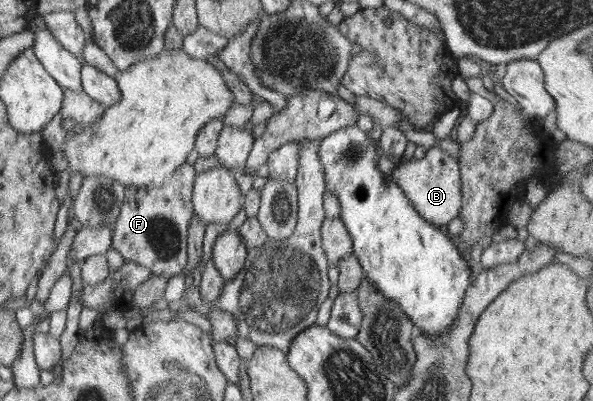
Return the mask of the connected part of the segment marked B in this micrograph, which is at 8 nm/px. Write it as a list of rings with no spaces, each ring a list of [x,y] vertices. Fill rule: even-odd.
[[[432,146],[432,148],[426,148],[421,159],[402,161],[400,166],[394,167],[389,176],[384,175],[384,177],[392,185],[400,187],[403,194],[412,202],[412,207],[428,223],[445,230],[448,222],[457,217],[461,202],[461,178],[455,158],[455,154],[446,153]]]

